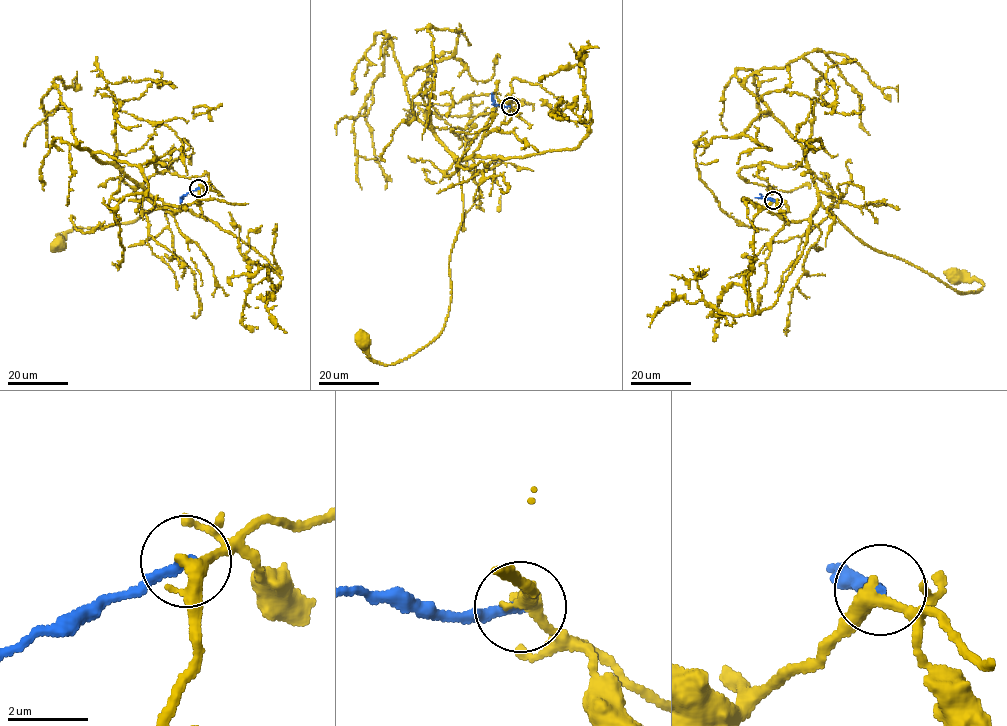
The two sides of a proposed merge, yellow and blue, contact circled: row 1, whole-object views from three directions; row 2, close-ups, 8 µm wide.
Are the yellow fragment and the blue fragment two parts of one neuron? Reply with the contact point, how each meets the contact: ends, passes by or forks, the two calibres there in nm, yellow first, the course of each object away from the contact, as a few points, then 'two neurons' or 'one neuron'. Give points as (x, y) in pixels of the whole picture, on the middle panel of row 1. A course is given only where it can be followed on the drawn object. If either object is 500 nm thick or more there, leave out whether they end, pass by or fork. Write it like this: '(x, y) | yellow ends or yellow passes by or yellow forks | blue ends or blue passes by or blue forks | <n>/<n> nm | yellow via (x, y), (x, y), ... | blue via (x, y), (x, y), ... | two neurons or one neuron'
(510, 106) | yellow passes by | blue ends | 360/280 nm | yellow via (509, 106), (499, 103), (474, 153), (457, 160), (463, 218), (444, 327), (388, 365), (371, 359), (364, 341) | blue via (509, 106), (494, 103), (491, 93) | two neurons

